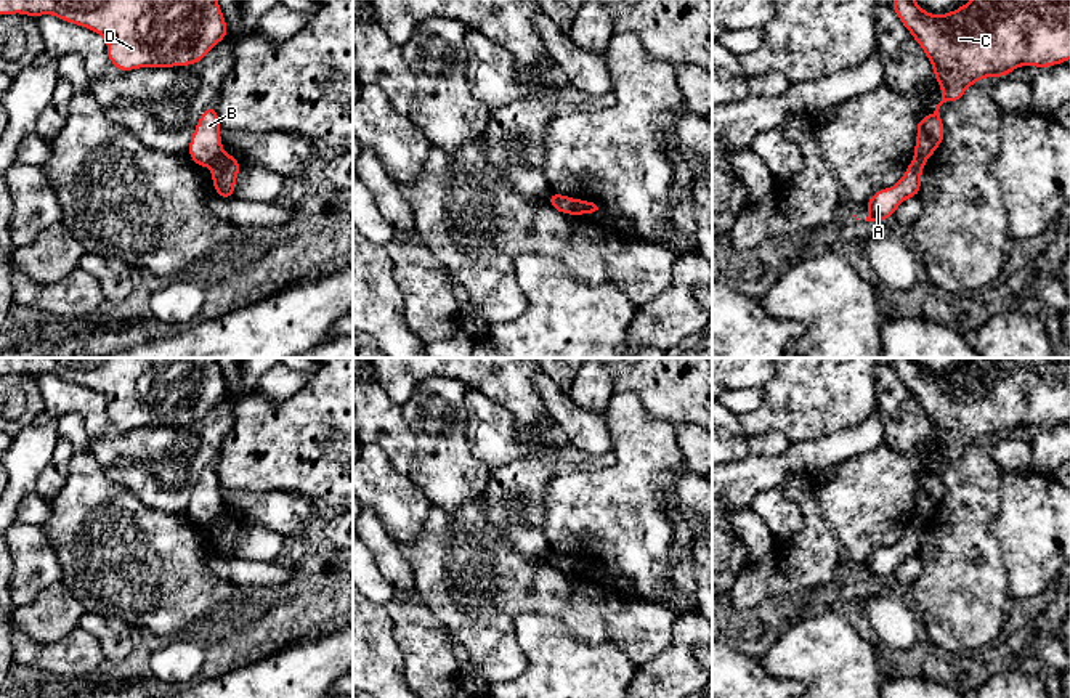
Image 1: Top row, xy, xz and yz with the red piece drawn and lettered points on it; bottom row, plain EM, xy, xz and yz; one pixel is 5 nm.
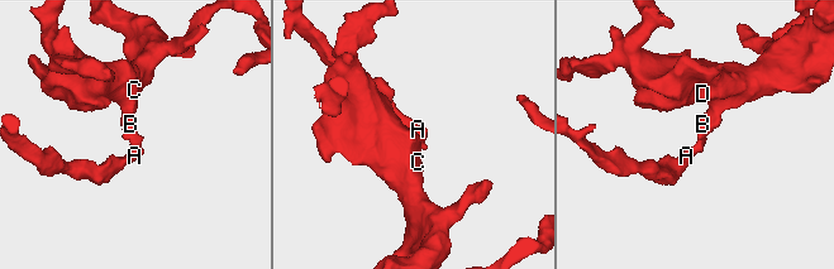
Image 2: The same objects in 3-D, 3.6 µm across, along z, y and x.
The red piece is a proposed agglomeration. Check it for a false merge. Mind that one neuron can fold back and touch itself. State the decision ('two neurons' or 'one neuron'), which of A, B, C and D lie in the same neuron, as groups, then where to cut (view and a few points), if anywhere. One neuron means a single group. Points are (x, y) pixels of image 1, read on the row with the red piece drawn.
two neurons; A / B C D; cut in xy along (223, 153), (210, 166)

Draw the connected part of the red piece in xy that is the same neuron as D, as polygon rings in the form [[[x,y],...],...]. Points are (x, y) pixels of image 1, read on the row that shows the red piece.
[[[0,0],[0,16],[14,13],[55,14],[103,35],[106,56],[120,72],[201,63],[229,34],[217,0]]]

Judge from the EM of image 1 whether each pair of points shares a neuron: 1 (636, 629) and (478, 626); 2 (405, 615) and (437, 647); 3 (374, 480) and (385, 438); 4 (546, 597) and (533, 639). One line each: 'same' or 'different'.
1: same
2: same
3: different
4: different

